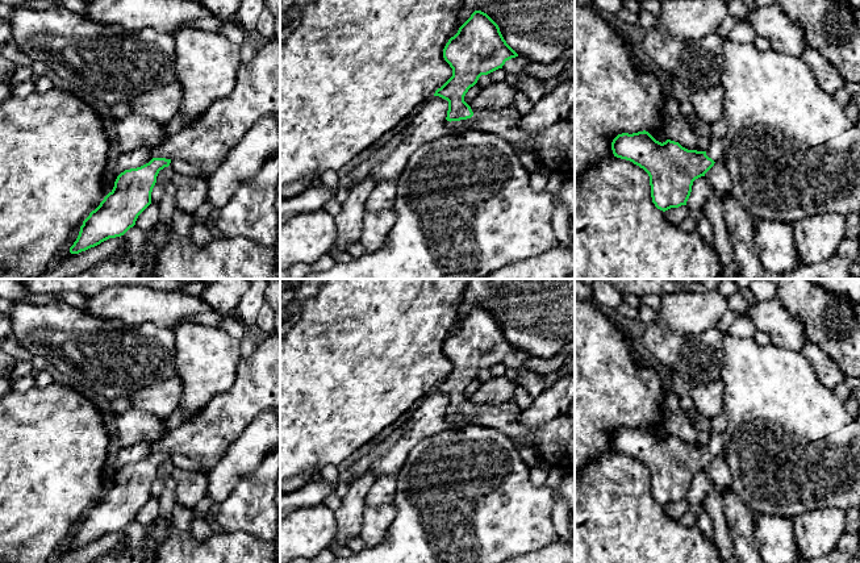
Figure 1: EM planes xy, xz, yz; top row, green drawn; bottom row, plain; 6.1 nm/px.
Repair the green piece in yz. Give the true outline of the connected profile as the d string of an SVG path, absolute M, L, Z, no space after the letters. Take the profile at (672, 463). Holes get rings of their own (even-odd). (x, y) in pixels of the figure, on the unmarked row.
M648 426L622 428L611 437L614 451L633 456L650 471L651 492L663 506L686 500L693 476L723 455L721 433L713 431L705 446L688 445L679 437L656 435Z

